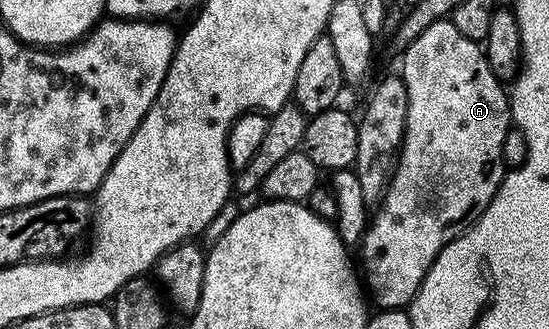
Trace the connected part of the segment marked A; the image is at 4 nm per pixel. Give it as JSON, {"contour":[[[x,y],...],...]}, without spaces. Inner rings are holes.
{"contour":[[[452,20],[436,22],[419,32],[415,41],[404,47],[403,54],[405,59],[399,73],[407,88],[405,138],[397,168],[379,203],[381,211],[374,218],[372,215],[371,225],[359,246],[360,269],[364,281],[370,282],[368,293],[371,298],[373,293],[376,305],[381,308],[408,307],[442,248],[465,233],[487,204],[491,204],[507,173],[501,153],[503,140],[511,129],[511,98],[506,87],[491,72],[484,49],[459,33]]]}

